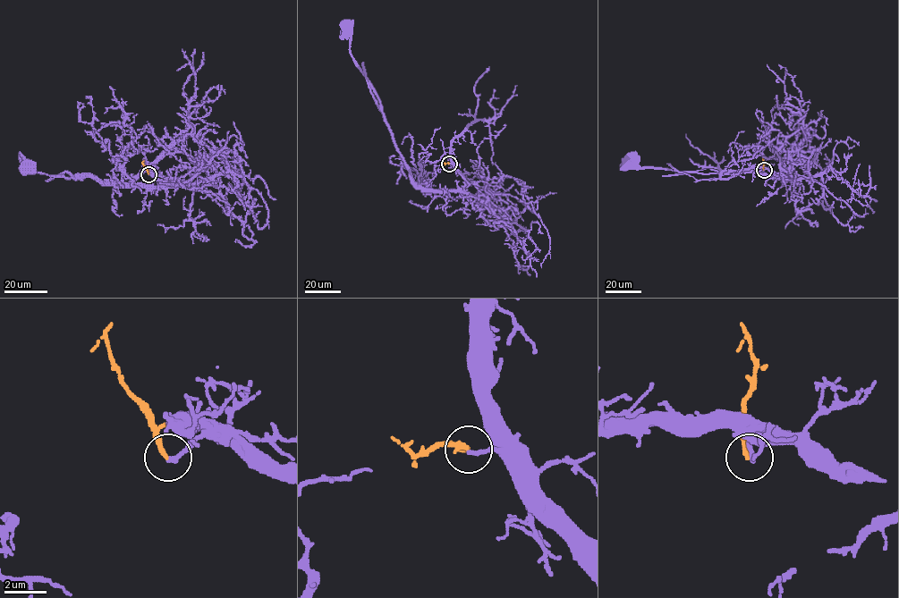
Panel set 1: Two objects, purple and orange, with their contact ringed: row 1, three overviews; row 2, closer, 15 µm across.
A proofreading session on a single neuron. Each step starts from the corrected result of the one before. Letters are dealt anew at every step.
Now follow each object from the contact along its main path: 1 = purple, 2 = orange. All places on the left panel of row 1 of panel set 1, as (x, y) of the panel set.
1: (148, 174), (154, 172), (169, 180), (160, 185), (105, 185), (92, 178), (55, 177), (23, 170), (28, 169)
2: (148, 174), (141, 164)

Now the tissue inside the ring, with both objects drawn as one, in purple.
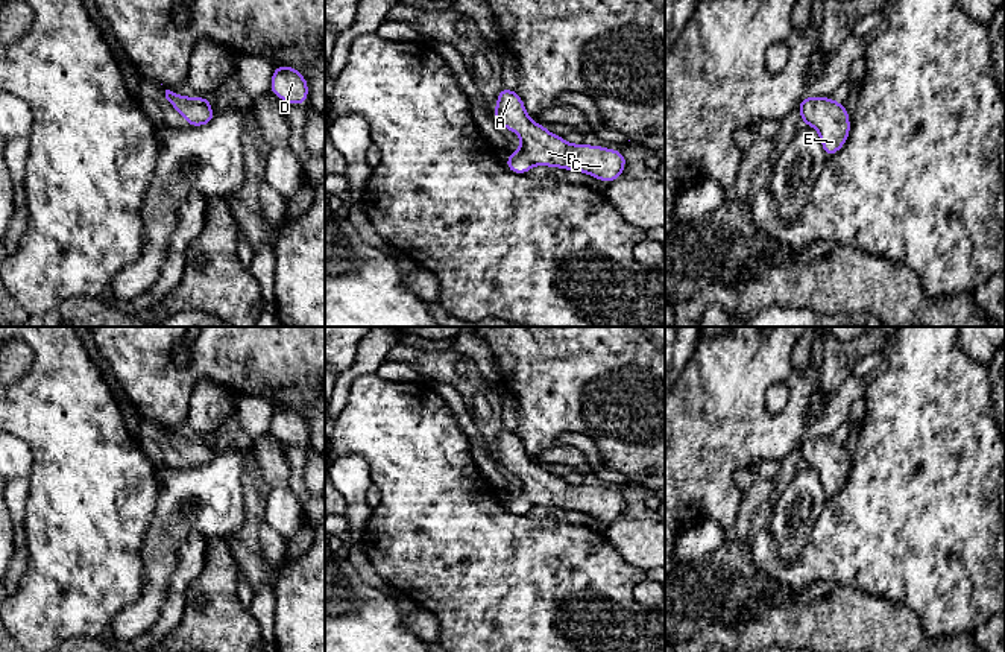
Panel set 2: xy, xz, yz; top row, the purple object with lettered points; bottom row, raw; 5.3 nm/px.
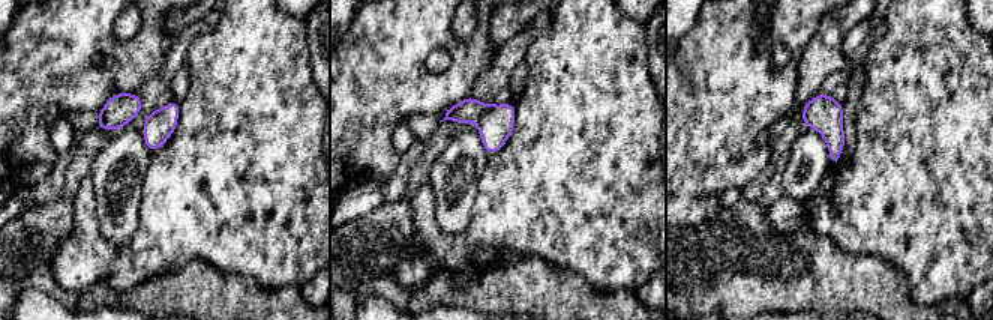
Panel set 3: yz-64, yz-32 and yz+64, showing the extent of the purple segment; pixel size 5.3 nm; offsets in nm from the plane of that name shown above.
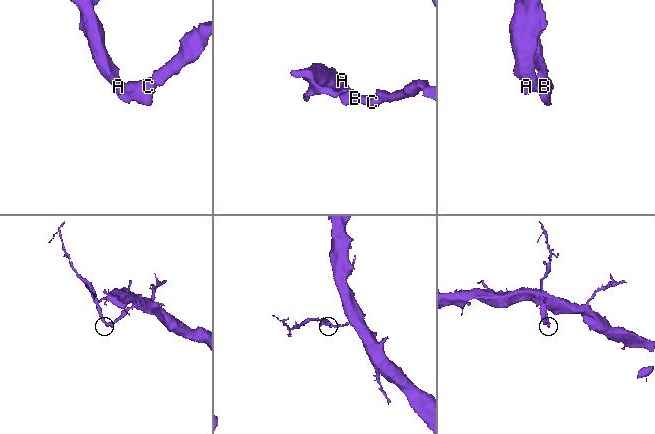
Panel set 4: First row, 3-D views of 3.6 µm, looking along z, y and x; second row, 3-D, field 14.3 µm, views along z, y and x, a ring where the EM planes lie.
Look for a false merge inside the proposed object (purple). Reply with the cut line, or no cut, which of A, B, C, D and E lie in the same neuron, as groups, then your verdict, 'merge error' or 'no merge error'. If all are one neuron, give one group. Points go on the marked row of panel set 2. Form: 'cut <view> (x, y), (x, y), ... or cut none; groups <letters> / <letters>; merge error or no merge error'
cut none; groups A B C D E; no merge error

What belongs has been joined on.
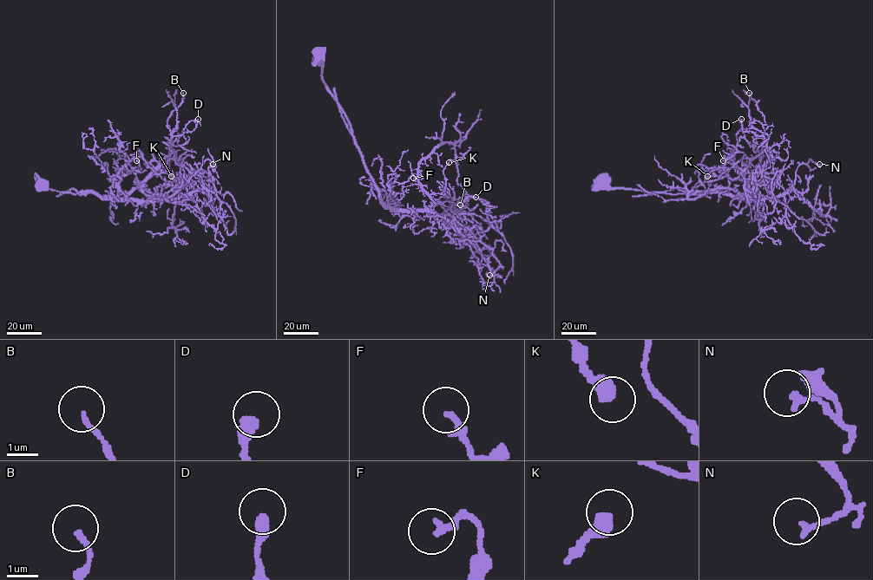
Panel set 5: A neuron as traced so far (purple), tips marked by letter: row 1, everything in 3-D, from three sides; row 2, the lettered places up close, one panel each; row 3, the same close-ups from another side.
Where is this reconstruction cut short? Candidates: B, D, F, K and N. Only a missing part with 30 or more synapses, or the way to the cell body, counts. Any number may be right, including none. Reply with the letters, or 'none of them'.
none of them

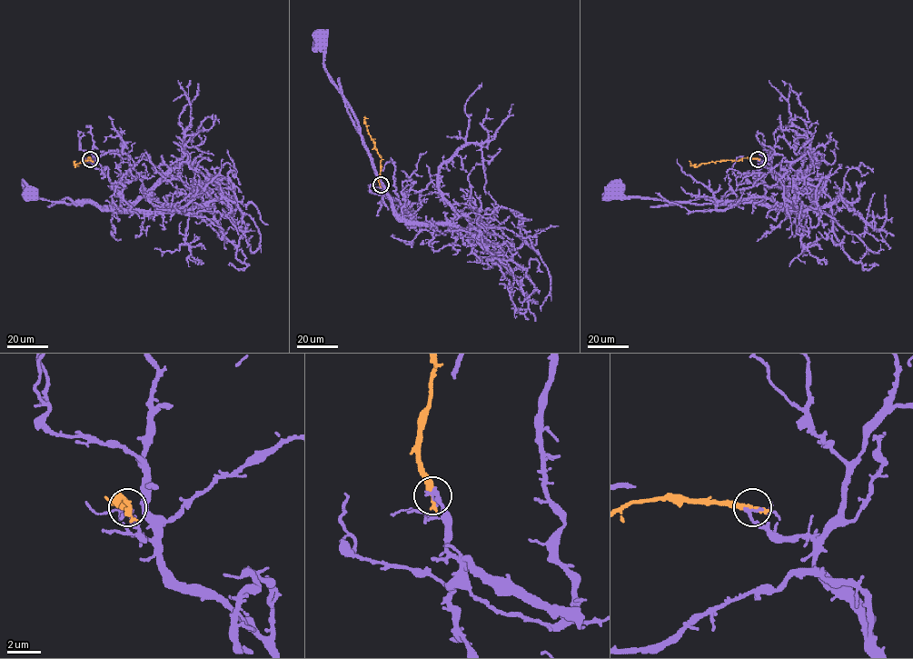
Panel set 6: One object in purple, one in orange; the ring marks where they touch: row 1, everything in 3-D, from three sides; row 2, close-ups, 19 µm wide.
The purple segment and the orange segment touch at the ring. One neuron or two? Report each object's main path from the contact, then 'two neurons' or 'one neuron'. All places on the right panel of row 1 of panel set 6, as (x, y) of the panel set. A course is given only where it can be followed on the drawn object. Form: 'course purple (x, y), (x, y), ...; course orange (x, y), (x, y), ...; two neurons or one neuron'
course purple (758, 158), (765, 163), (794, 208), (768, 208), (749, 203), (672, 203), (609, 194); course orange (758, 158), (721, 160), (697, 166), (690, 161); two neurons

